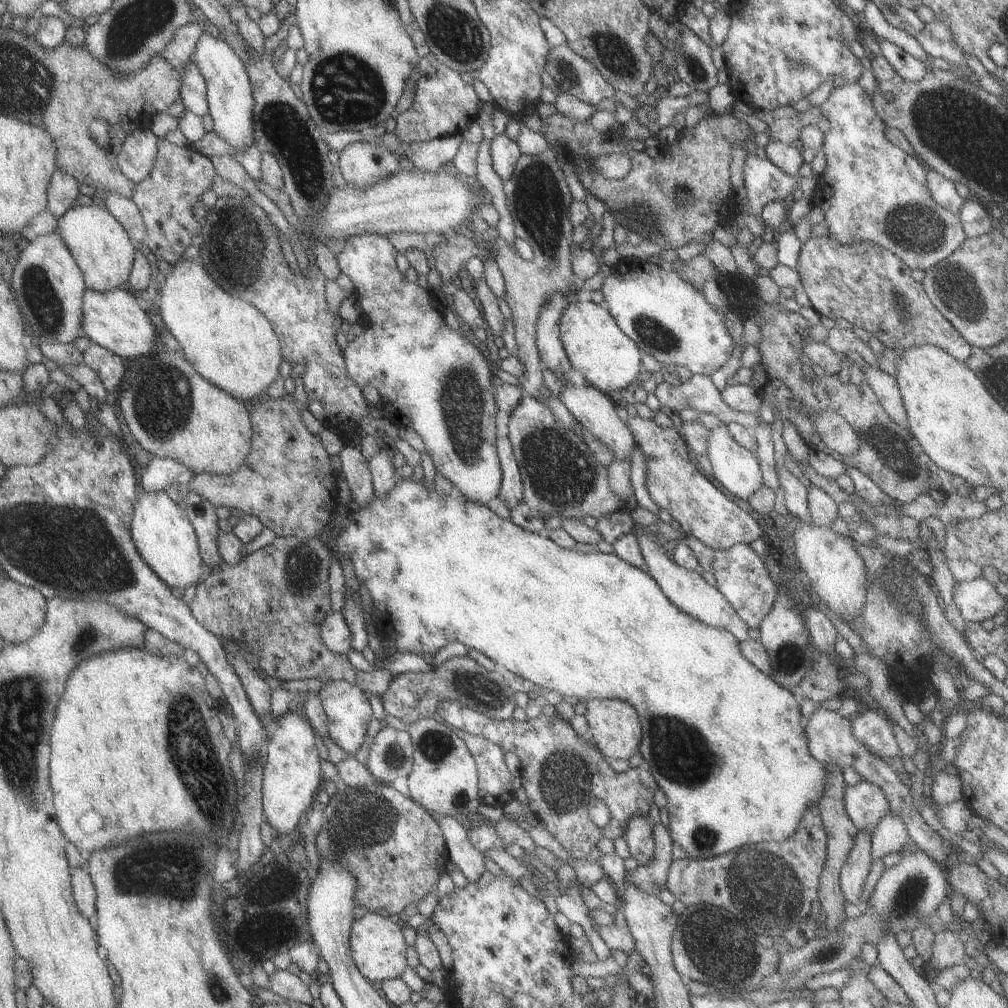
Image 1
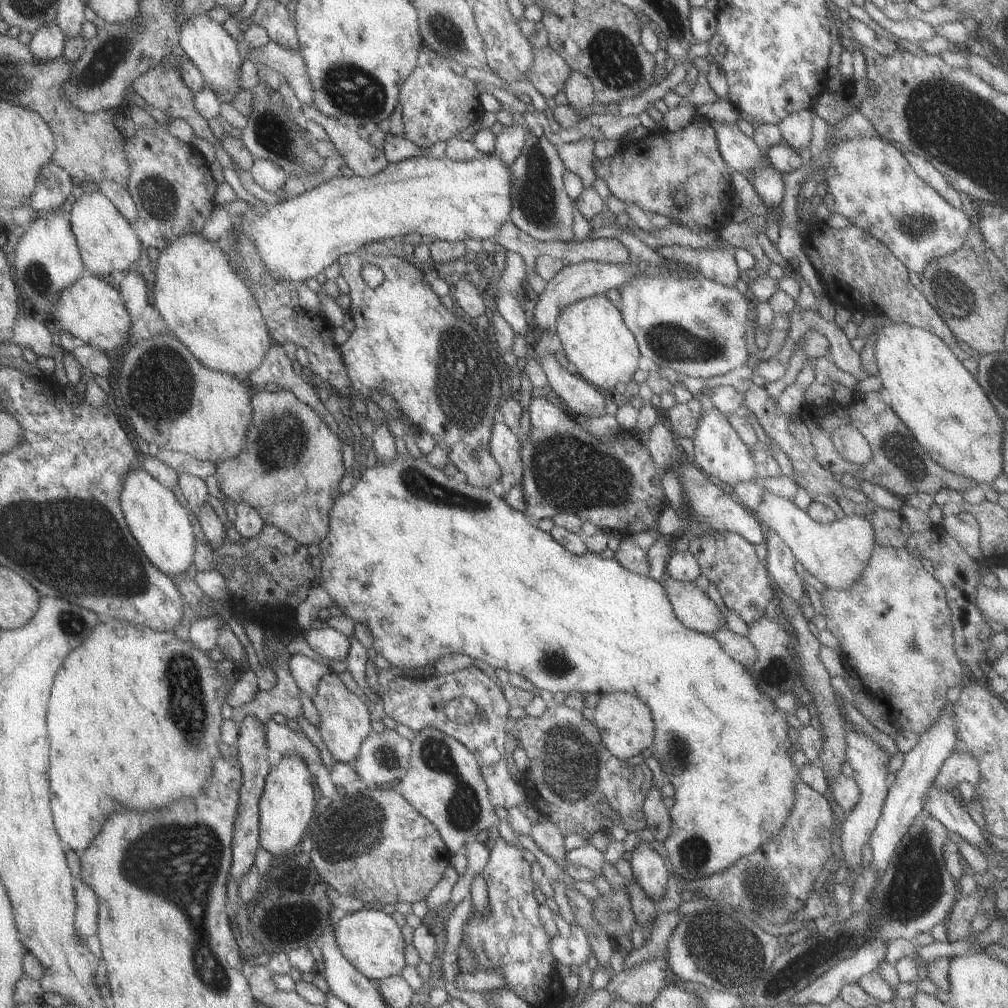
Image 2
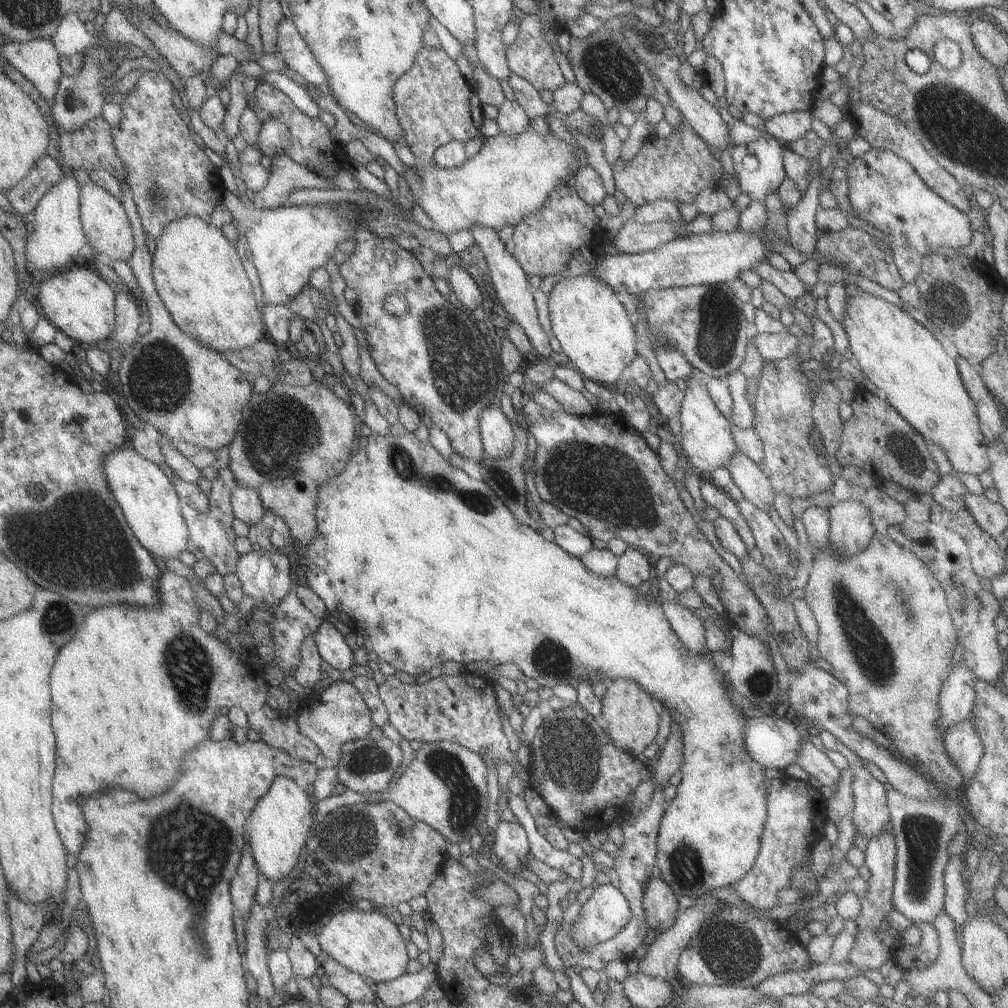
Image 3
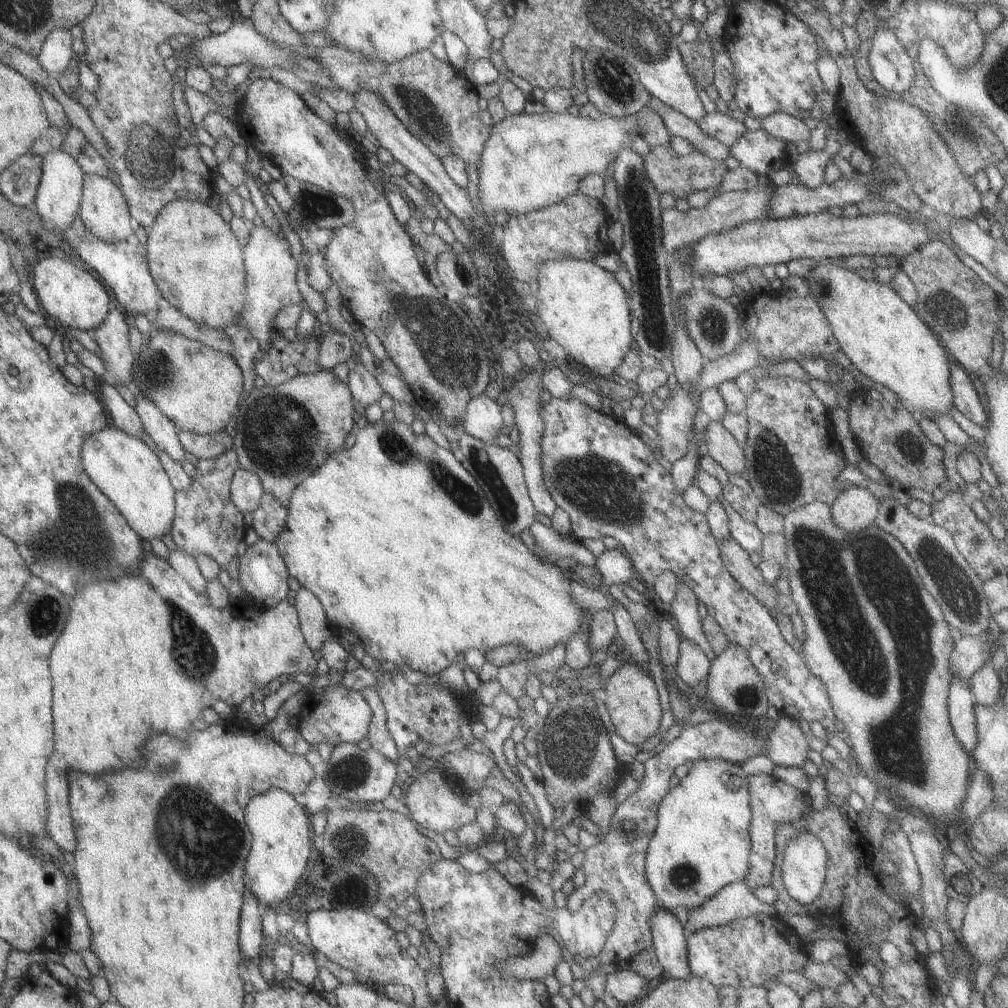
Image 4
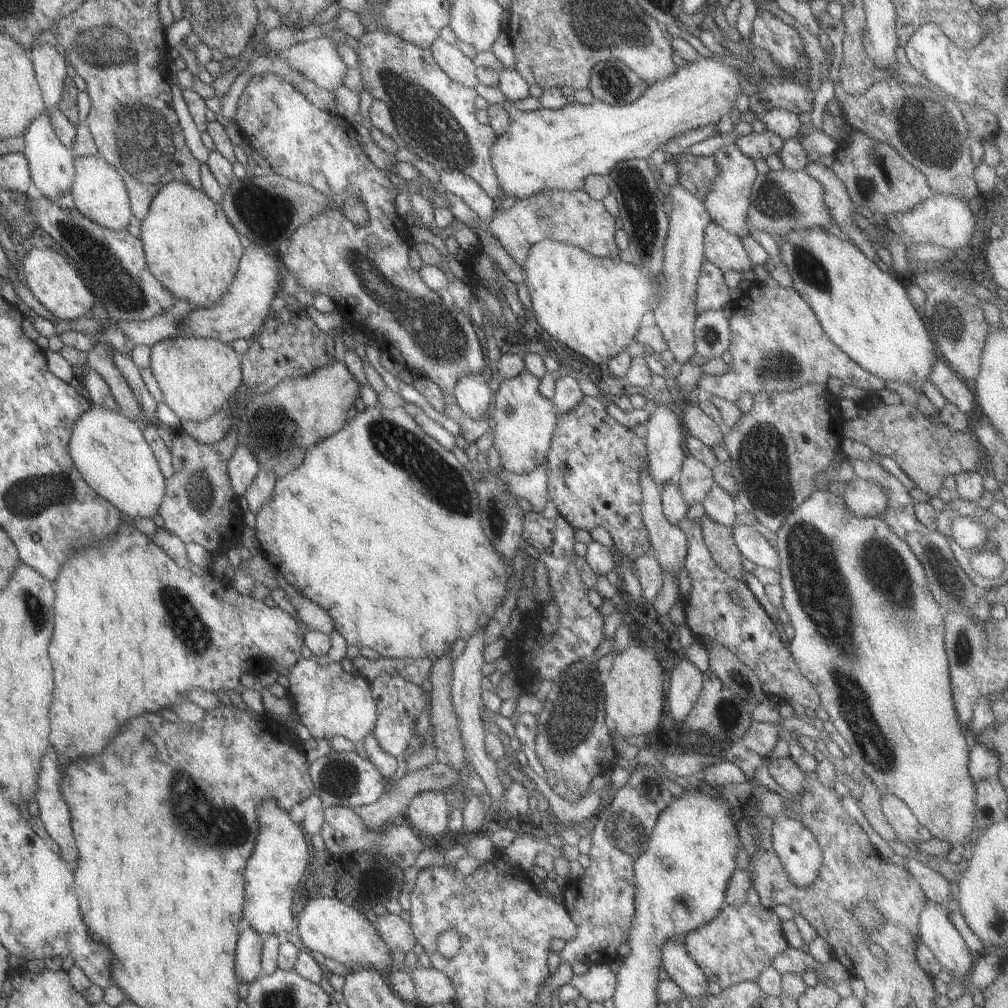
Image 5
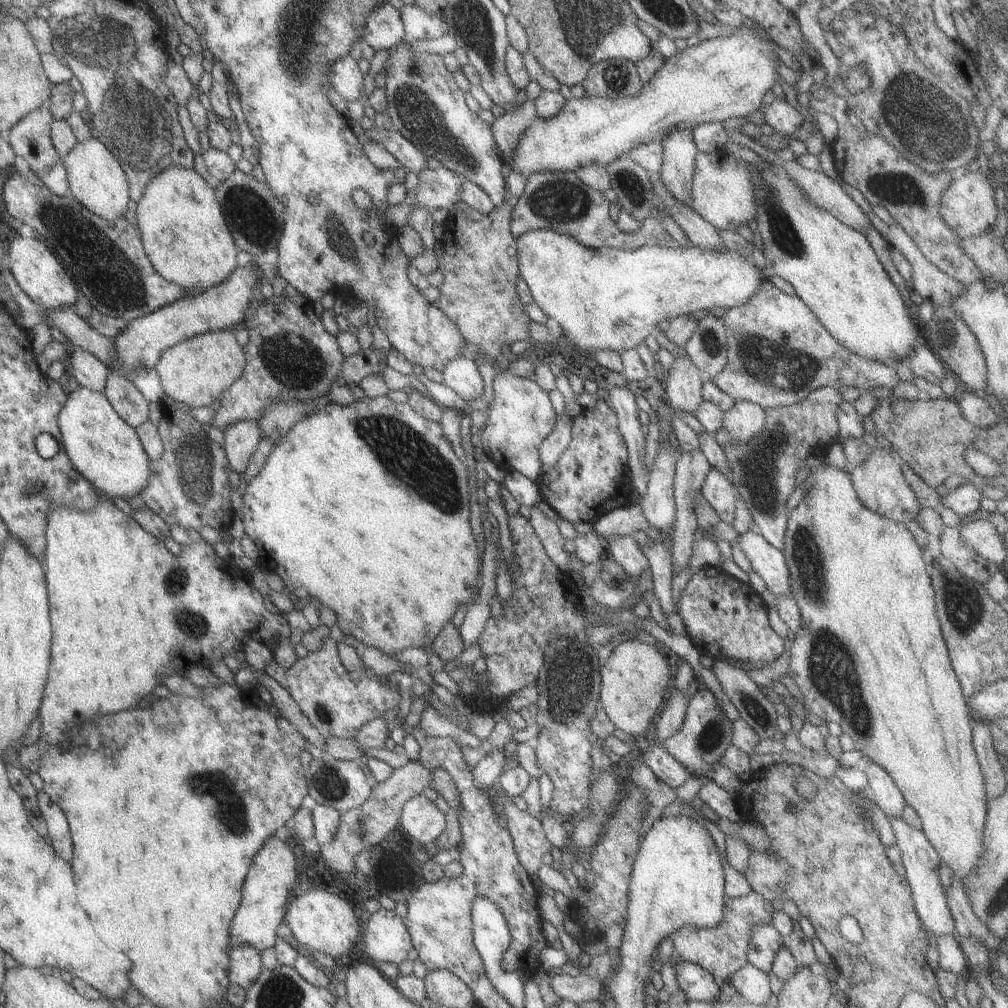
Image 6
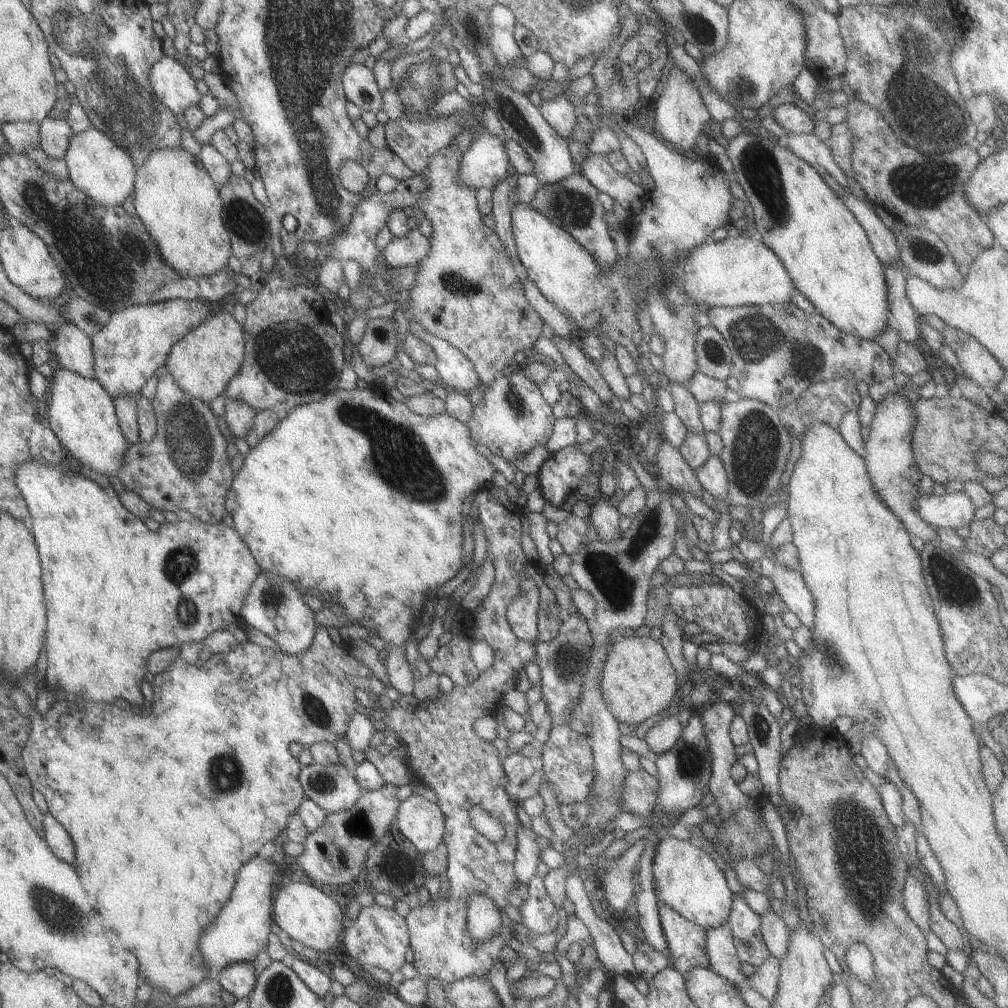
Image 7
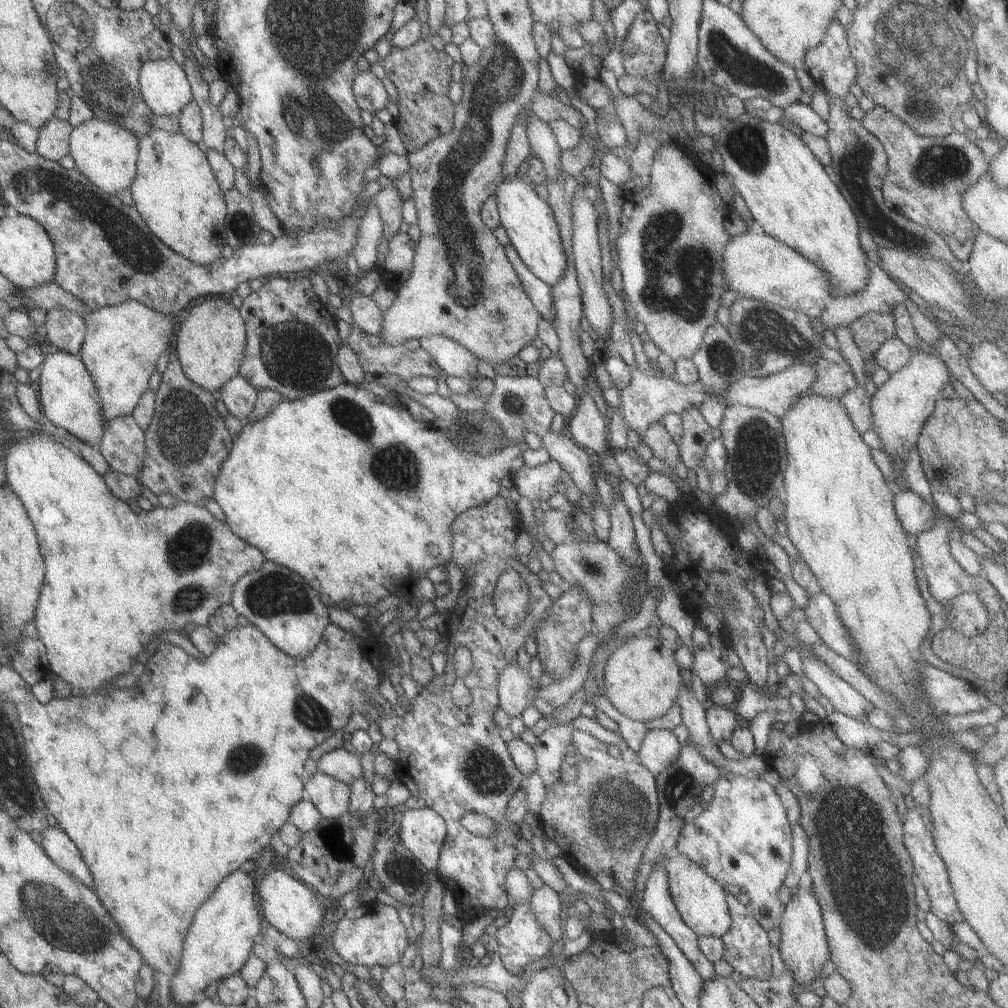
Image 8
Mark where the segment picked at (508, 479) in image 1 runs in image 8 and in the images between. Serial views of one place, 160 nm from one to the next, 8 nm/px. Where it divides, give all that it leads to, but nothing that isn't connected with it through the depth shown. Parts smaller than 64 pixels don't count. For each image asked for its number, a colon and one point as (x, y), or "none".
2: (503, 445)
3: (495, 432)
4: (481, 419)
5: (471, 394)
6: (460, 374)
7: (455, 372)
8: (453, 359)

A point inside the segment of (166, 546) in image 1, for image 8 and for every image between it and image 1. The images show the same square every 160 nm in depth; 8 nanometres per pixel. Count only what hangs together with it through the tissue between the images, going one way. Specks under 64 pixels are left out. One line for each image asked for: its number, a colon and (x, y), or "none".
2: (154, 517)
3: (148, 502)
4: (122, 467)
5: (108, 450)
6: (106, 451)
7: (80, 413)
8: (67, 399)

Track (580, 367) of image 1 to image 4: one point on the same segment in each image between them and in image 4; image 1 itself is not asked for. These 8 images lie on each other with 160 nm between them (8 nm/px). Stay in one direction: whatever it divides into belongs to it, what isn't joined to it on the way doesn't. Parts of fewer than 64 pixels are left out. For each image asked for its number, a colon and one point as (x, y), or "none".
2: (602, 352)
3: (597, 335)
4: (581, 307)

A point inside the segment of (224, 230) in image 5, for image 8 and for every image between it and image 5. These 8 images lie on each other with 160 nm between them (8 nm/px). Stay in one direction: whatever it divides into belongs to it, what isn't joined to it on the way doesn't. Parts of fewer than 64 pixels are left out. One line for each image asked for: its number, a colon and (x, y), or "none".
6: (182, 232)
7: (178, 204)
8: (174, 191)

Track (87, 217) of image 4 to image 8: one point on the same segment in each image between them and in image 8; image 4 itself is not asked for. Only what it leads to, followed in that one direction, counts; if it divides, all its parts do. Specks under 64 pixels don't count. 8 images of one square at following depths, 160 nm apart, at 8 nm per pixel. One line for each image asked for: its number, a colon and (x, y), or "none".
5: (98, 193)
6: (95, 180)
7: (96, 166)
8: (104, 152)

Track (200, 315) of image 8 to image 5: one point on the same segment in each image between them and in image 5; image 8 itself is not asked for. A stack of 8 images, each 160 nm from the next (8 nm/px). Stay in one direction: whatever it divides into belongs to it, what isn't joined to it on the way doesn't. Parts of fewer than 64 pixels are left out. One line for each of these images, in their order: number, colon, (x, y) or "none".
5: (197, 376)
6: (194, 372)
7: (202, 362)

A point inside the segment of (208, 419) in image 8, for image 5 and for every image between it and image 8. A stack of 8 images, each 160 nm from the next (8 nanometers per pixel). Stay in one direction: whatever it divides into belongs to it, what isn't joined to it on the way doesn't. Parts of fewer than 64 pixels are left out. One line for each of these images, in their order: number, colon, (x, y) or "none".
5: (198, 507)
6: (187, 486)
7: (185, 466)

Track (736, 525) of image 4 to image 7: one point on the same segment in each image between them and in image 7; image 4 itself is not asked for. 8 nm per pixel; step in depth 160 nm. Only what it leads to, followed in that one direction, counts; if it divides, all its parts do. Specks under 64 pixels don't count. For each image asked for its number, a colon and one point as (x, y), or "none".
5: (750, 544)
6: (768, 563)
7: (789, 588)

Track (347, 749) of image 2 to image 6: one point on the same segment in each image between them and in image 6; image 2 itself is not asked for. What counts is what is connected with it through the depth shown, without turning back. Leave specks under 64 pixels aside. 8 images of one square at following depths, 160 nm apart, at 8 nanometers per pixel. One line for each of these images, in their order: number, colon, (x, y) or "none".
3: (329, 725)
4: (341, 715)
5: (329, 702)
6: (336, 702)

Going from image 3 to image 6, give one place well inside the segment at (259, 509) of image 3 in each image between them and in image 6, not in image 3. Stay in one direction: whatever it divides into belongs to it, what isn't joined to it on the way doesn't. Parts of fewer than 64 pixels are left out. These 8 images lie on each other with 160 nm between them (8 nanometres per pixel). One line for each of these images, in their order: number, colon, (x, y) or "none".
4: (245, 488)
5: (242, 466)
6: (239, 441)

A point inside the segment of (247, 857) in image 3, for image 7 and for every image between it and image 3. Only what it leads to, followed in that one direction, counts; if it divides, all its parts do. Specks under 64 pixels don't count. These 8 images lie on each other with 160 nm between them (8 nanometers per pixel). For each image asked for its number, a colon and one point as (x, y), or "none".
4: (249, 930)
5: (247, 951)
6: (243, 967)
7: (238, 979)

